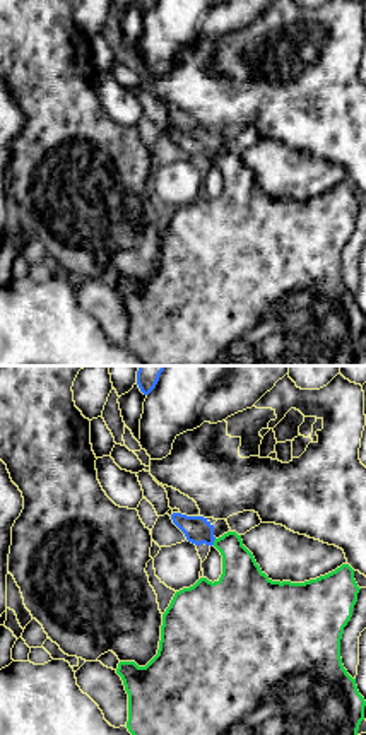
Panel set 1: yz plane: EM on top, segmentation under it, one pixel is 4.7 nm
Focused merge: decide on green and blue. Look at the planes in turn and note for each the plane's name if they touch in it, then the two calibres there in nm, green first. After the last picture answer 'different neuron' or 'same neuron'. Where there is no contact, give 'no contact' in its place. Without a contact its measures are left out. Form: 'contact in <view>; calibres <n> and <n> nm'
contact in yz; calibres 220 and 130 nm

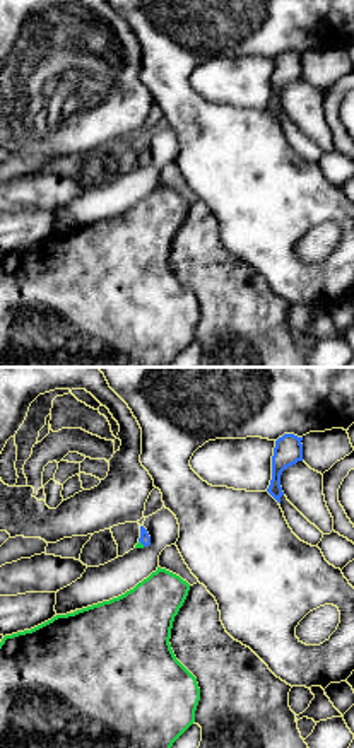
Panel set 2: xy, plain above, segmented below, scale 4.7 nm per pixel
contact in xy; calibres 30 and 50 nm

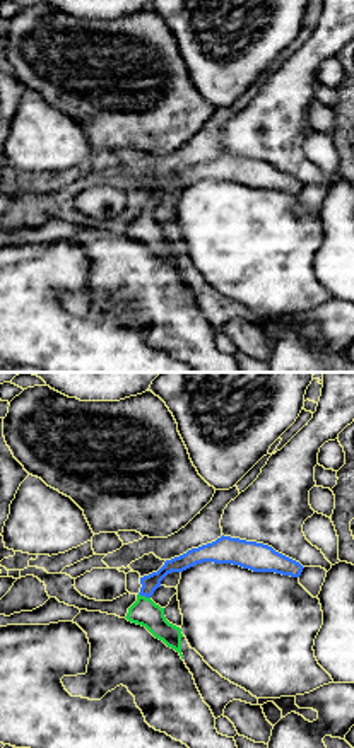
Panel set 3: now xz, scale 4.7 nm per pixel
contact in xz; calibres 130 and 80 nm

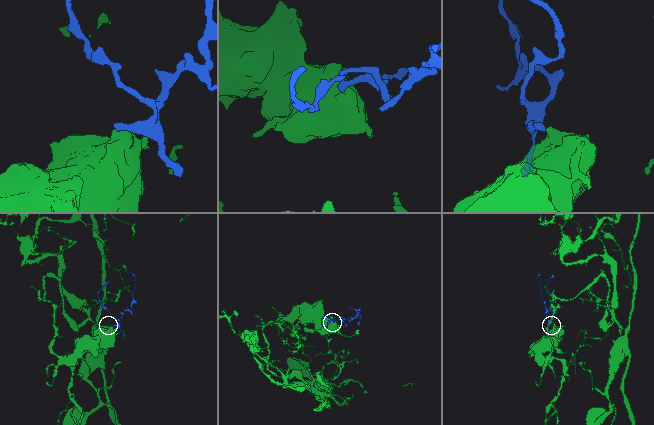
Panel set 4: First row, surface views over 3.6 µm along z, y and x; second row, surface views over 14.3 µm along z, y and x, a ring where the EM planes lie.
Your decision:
same neuron

